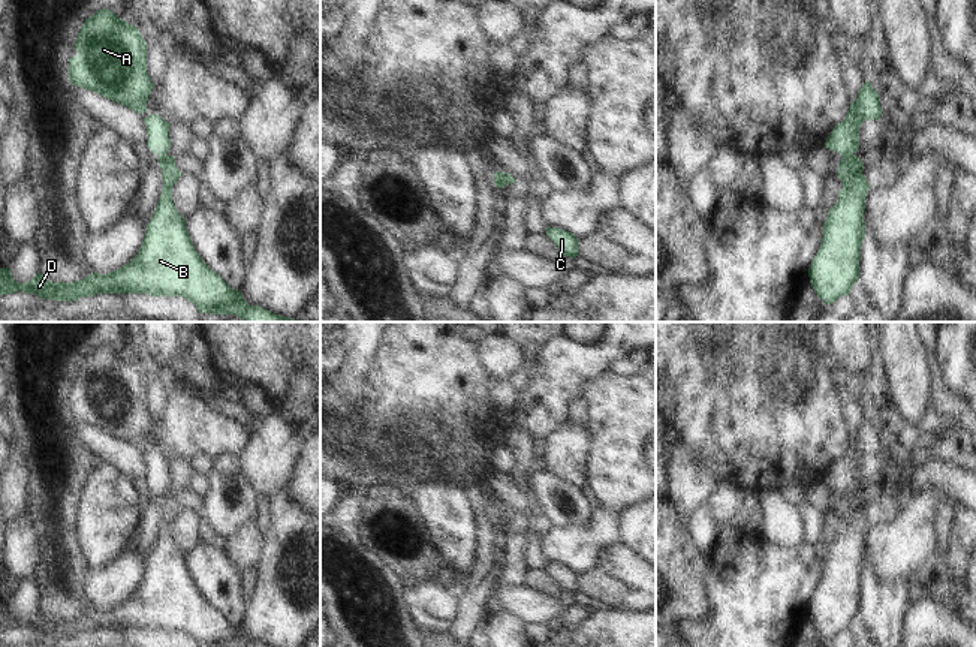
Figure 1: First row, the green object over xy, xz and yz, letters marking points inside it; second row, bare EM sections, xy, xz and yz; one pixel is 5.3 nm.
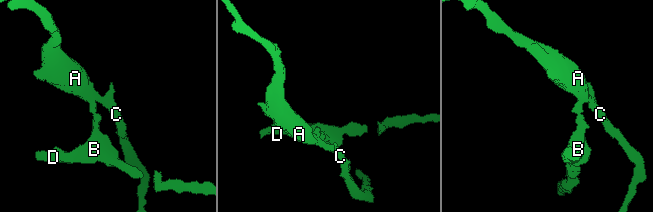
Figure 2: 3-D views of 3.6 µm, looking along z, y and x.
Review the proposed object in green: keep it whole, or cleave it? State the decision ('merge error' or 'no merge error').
merge error

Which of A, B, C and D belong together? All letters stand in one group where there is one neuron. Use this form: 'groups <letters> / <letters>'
groups A C / B D

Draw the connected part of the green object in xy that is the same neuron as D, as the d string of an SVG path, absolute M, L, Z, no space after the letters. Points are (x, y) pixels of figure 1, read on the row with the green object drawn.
M159 156L162 168L163 189L154 214L147 225L147 232L138 255L121 268L108 274L93 273L73 283L52 283L37 273L30 282L18 283L12 279L10 270L0 268L0 295L16 291L34 294L43 300L76 301L82 297L97 294L148 294L153 297L184 297L193 303L199 313L210 315L237 315L245 322L296 322L292 318L275 315L260 306L250 306L241 291L232 289L216 271L213 271L195 250L186 229L186 220L178 213L172 201L172 186L183 175L177 165L175 156Z

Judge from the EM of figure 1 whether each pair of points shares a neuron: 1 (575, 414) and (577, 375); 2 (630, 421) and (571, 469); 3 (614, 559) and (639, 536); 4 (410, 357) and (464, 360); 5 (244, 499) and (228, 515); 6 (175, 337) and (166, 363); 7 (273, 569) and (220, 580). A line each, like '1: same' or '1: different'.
1: different
2: different
3: different
4: same
5: same
6: same
7: different

